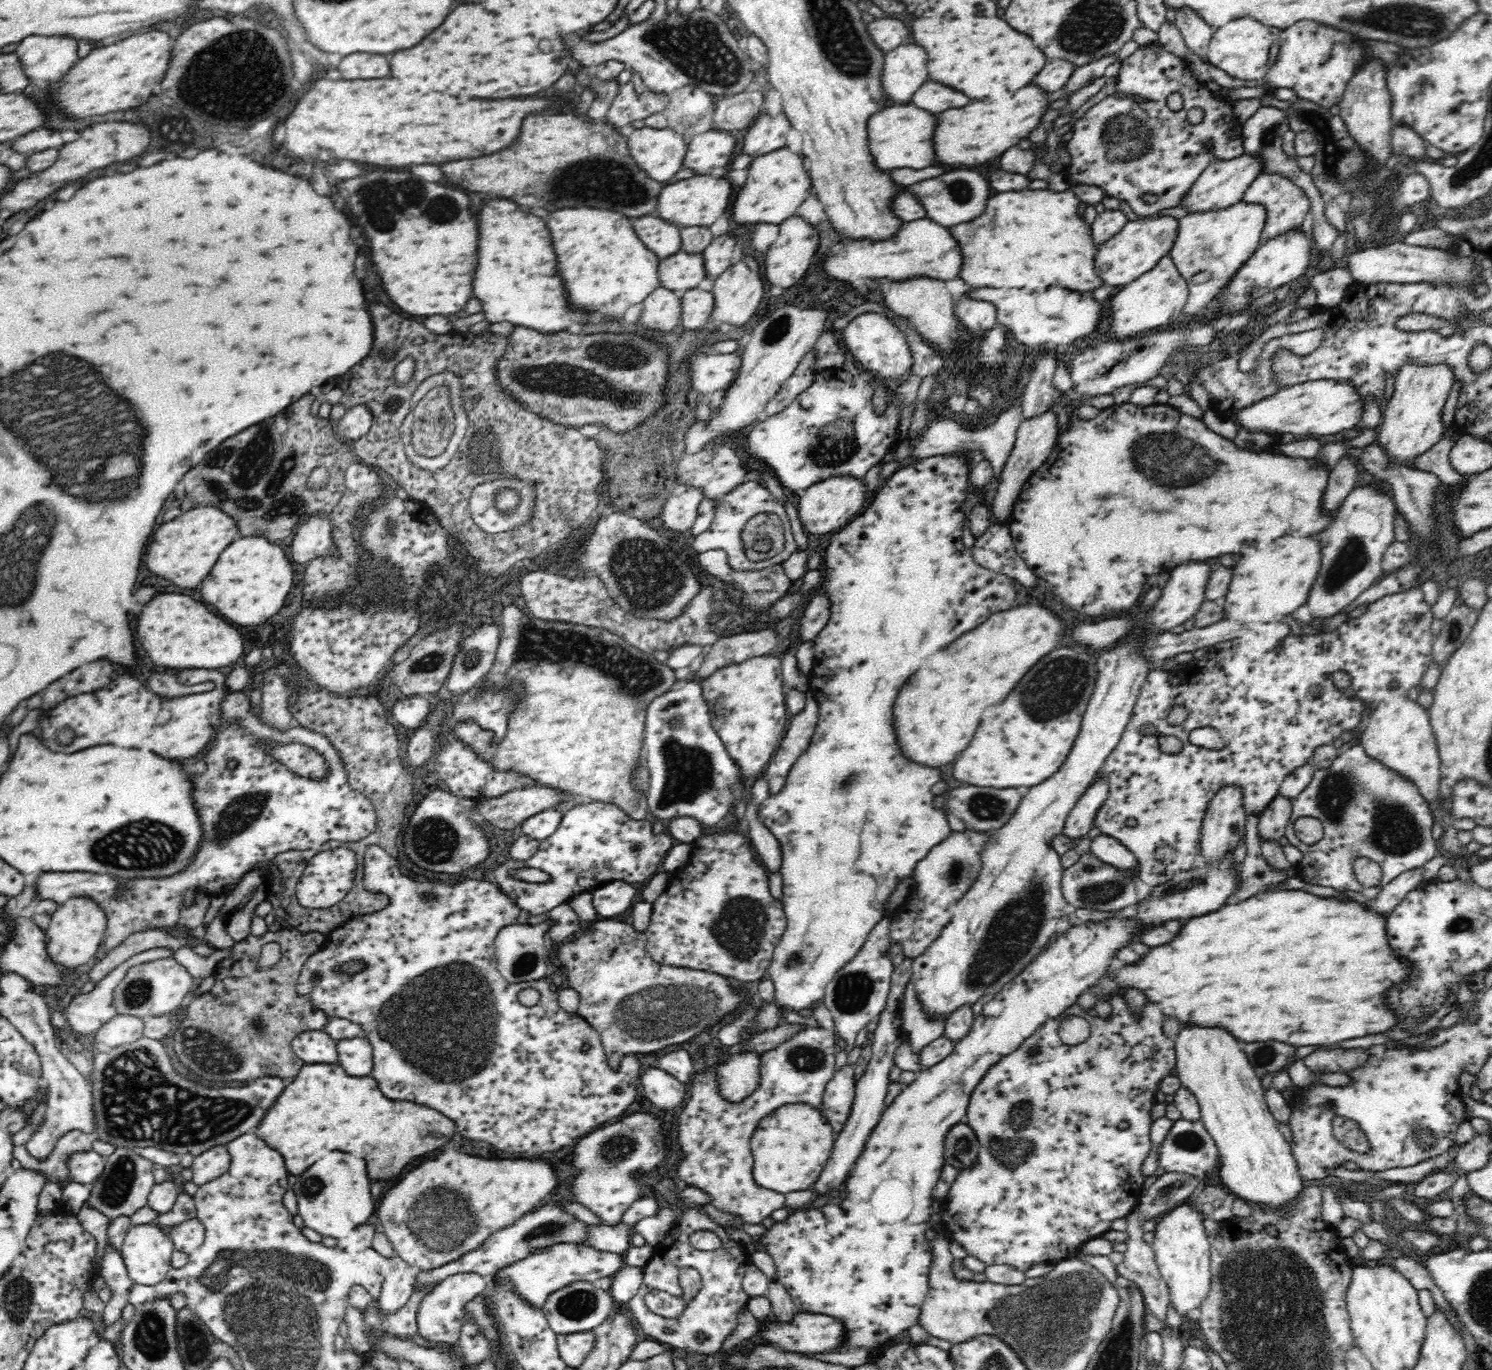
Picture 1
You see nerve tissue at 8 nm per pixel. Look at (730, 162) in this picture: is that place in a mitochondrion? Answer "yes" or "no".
no

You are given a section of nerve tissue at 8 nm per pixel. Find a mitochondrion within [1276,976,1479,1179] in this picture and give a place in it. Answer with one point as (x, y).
(1328, 1105)

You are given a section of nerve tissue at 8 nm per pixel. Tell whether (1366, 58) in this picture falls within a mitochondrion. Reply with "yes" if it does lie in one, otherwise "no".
no

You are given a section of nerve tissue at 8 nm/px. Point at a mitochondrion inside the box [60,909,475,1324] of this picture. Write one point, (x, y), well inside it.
(136, 1102)

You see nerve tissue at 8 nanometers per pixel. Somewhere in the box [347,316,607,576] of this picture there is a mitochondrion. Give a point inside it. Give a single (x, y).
(479, 441)

